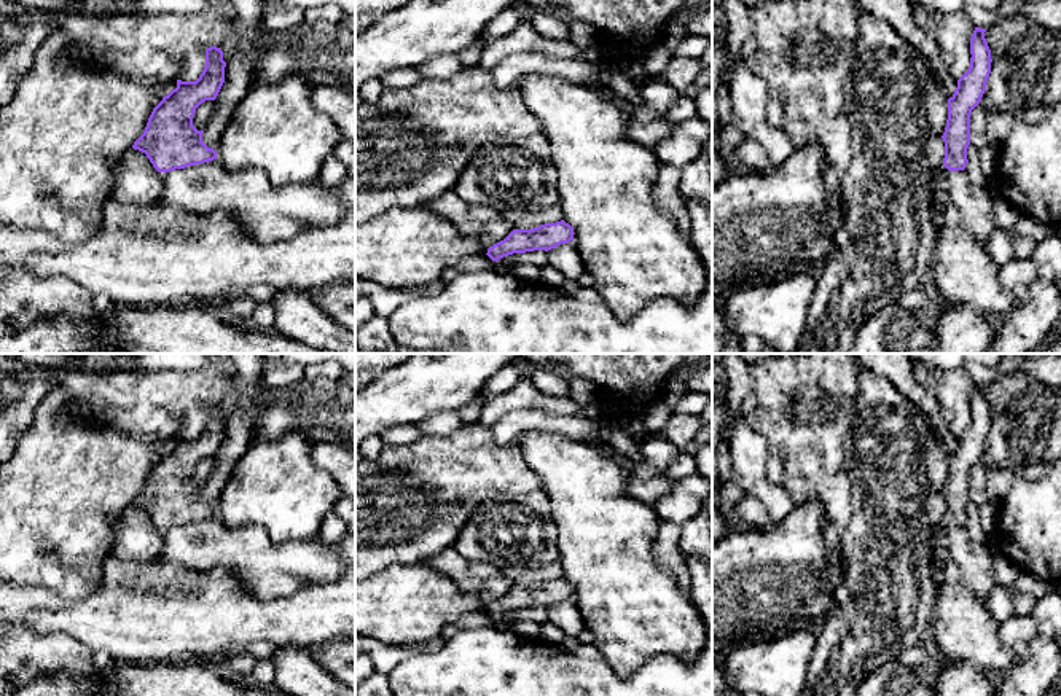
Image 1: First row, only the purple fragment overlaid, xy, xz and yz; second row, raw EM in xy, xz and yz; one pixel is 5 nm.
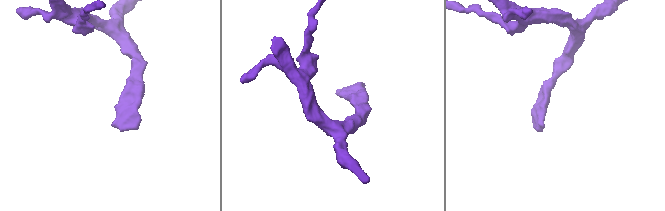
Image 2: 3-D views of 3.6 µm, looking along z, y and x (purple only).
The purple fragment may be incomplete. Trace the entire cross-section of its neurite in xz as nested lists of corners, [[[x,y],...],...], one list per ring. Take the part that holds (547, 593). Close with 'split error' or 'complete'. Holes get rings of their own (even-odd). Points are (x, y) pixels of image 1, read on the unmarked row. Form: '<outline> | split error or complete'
[[[564,577],[545,580],[532,586],[513,586],[503,597],[487,605],[487,613],[499,618],[513,610],[534,607],[551,607],[561,600],[574,597],[574,585]]] | complete

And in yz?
[[[975,384],[970,395],[970,424],[957,436],[957,444],[948,456],[948,476],[942,492],[945,499],[945,514],[943,521],[932,530],[932,561],[937,565],[948,556],[948,530],[964,527],[969,519],[970,471],[986,448],[992,419],[985,389],[986,385]]] | split error

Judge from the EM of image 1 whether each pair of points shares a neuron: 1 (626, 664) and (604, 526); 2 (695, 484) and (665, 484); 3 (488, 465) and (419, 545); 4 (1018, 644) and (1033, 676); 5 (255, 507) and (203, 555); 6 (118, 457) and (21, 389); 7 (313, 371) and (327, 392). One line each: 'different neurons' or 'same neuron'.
1: same neuron
2: different neurons
3: same neuron
4: different neurons
5: different neurons
6: different neurons
7: different neurons

